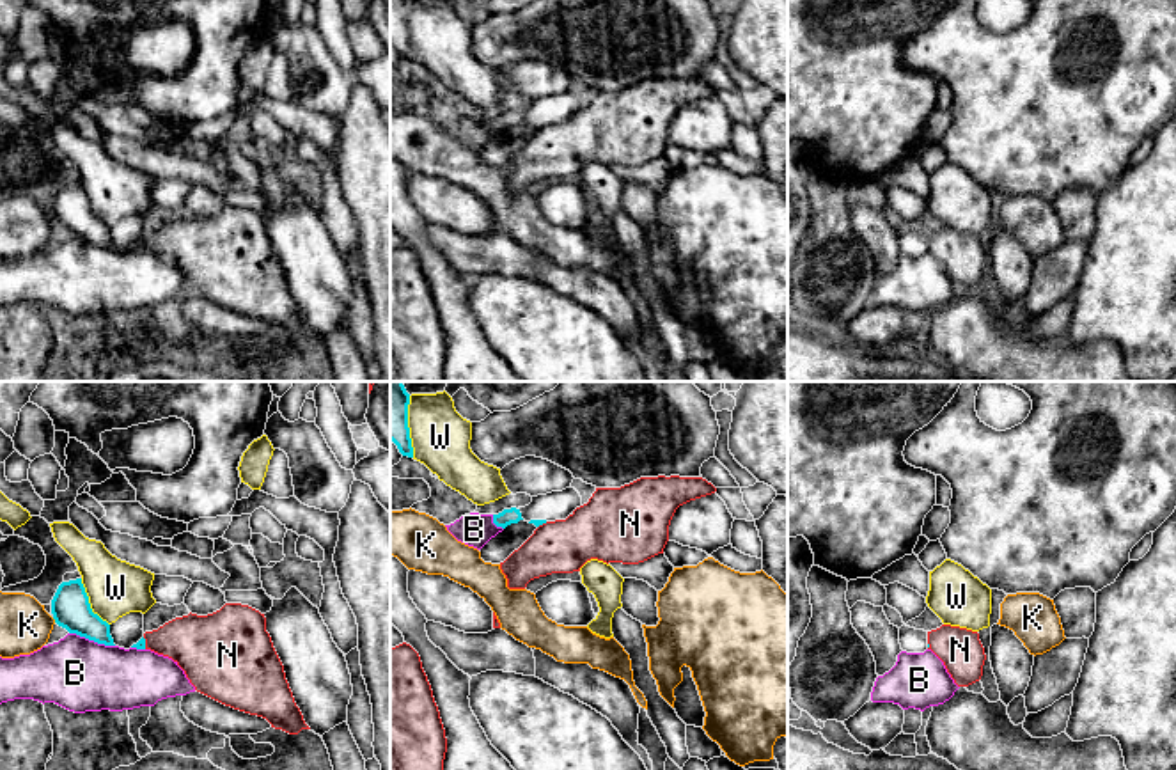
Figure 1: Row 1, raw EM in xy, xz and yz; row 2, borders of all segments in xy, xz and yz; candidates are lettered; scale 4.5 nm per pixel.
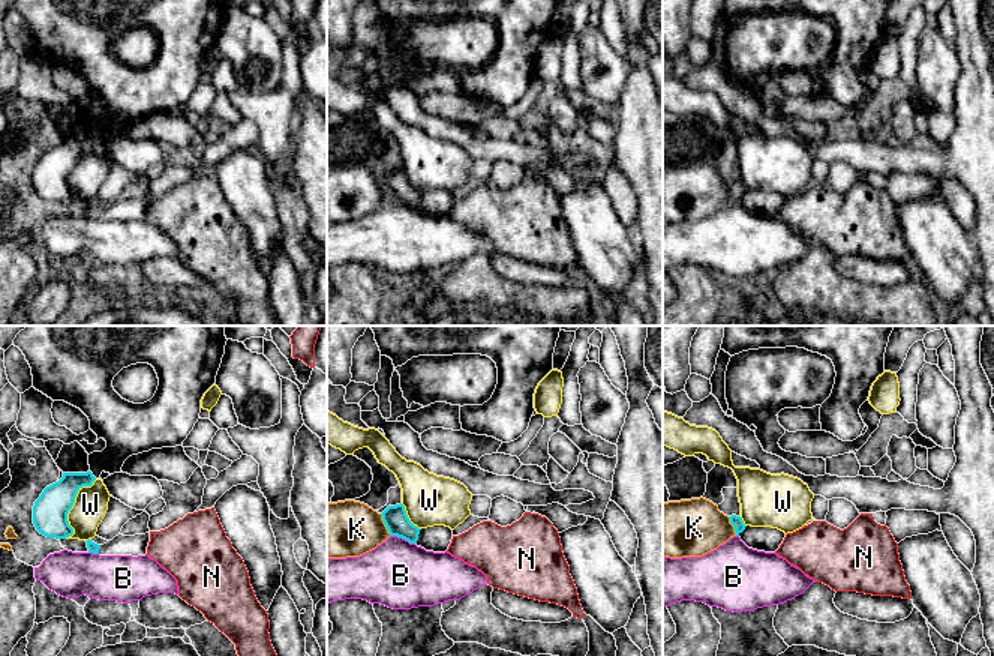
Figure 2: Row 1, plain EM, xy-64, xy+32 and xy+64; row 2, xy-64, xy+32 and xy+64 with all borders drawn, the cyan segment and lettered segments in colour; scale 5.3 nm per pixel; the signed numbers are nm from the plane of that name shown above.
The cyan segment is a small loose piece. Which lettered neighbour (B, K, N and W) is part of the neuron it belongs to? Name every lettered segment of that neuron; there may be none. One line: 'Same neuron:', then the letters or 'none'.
Same neuron: none

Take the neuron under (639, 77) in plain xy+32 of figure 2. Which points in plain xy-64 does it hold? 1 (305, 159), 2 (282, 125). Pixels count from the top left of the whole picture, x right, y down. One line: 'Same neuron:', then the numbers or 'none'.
Same neuron: 1

